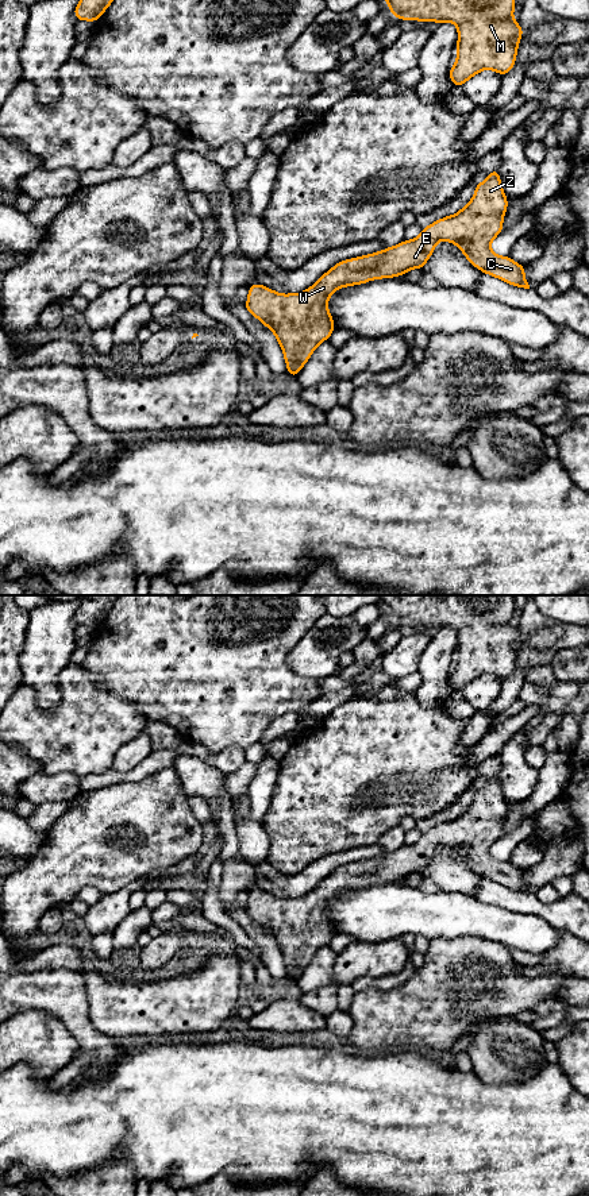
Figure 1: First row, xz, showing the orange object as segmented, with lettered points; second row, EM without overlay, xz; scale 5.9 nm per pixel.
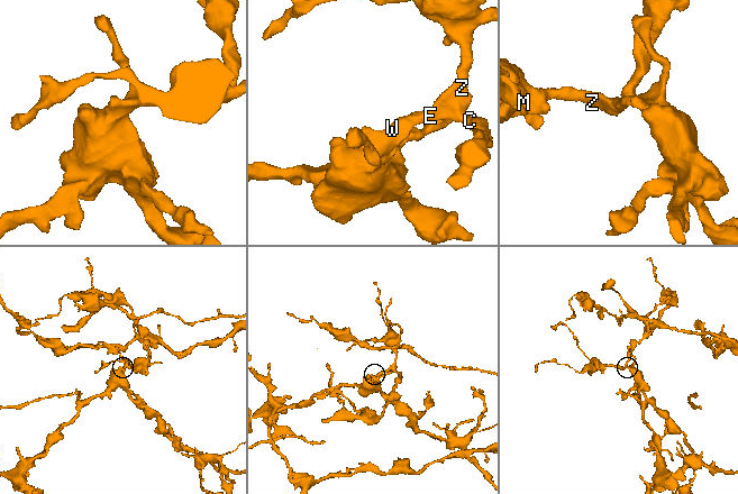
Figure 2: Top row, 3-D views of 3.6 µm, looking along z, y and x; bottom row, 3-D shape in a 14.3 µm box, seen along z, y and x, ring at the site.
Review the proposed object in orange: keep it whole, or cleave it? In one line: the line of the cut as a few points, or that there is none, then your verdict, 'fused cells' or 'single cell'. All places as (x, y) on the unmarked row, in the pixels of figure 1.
cut none; single cell

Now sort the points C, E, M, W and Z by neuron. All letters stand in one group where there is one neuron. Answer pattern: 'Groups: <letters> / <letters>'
Groups: C E M W Z

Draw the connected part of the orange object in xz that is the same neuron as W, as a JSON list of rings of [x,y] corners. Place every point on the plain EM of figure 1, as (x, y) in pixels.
[[[496,773],[489,776],[484,787],[476,788],[474,802],[458,818],[436,825],[423,833],[417,842],[384,856],[340,865],[301,898],[281,899],[263,890],[251,888],[245,913],[274,937],[288,979],[294,983],[335,933],[326,910],[335,895],[423,873],[439,845],[457,849],[482,879],[530,894],[524,881],[526,871],[509,861],[496,860],[489,852],[503,837],[507,813],[508,803]]]

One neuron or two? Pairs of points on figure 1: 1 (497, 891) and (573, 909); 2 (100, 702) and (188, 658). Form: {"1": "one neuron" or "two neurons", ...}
{"1": "one neuron", "2": "two neurons"}

